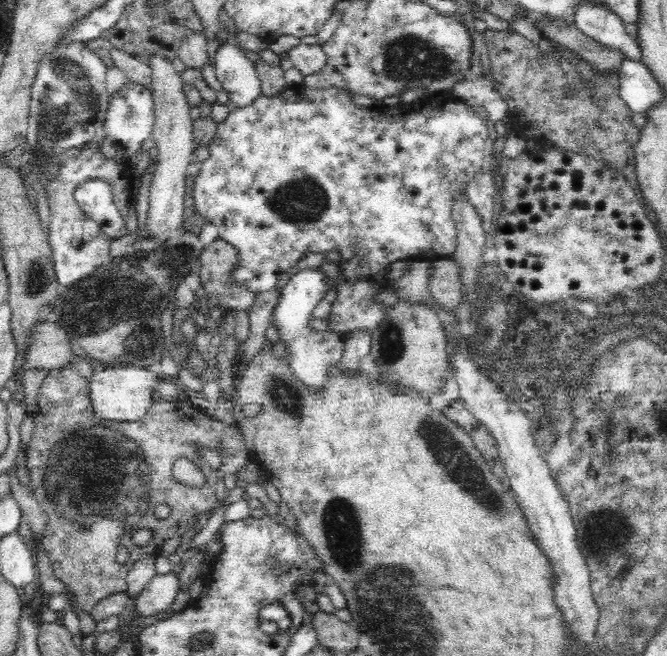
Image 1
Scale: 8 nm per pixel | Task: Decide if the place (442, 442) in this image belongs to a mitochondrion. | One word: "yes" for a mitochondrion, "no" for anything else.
yes

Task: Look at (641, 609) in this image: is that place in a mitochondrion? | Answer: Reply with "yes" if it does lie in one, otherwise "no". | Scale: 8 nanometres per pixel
no

